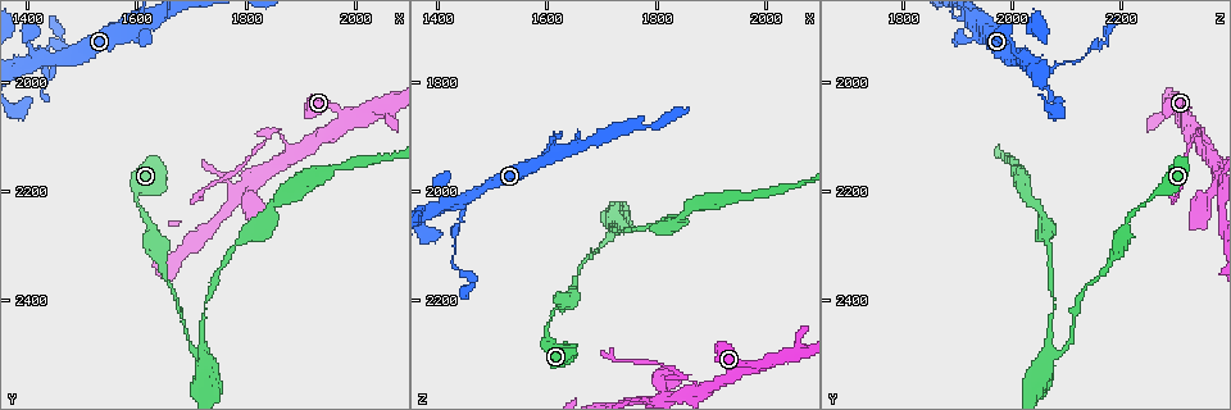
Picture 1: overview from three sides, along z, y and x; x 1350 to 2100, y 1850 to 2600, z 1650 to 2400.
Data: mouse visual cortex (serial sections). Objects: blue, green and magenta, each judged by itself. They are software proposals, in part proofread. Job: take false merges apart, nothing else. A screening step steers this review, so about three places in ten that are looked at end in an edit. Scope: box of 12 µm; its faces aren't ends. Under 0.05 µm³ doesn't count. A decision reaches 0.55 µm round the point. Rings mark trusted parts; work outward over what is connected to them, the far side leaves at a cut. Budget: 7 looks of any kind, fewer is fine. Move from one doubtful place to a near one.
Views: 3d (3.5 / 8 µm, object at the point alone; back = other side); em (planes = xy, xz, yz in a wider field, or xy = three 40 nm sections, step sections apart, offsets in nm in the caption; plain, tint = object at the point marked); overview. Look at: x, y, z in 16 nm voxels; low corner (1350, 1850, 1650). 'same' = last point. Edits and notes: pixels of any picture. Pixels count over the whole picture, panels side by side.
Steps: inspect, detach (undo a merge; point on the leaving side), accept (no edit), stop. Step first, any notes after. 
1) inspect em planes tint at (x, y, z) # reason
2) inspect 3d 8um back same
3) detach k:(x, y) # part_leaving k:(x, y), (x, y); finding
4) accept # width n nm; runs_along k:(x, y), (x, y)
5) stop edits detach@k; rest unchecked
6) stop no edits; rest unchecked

inspect 3d 3.5um at (1845, 2100, 2340) # abrupt turn

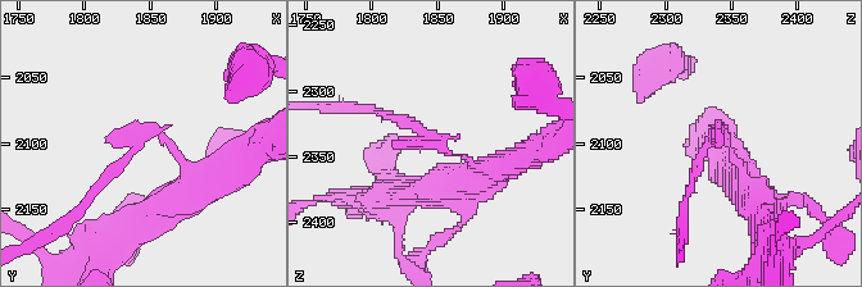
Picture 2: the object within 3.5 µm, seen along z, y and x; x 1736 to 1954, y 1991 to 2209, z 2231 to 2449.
inspect em xy step 2 tint at (1840, 2094, 2340)

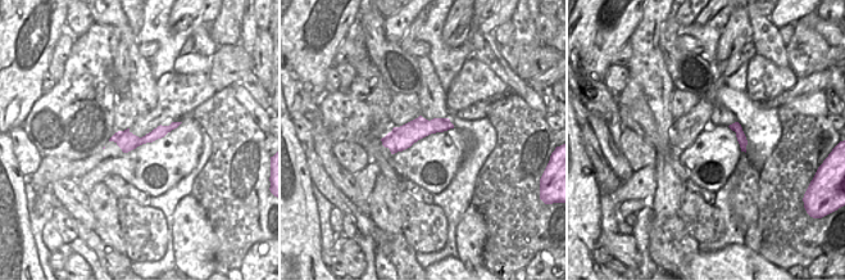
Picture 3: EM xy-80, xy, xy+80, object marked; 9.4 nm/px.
detach 2:(123, 142) # a second cell is stuck on

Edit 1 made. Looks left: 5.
inspect 3d 8um at (1725, 2495, 2075) # three-way junction

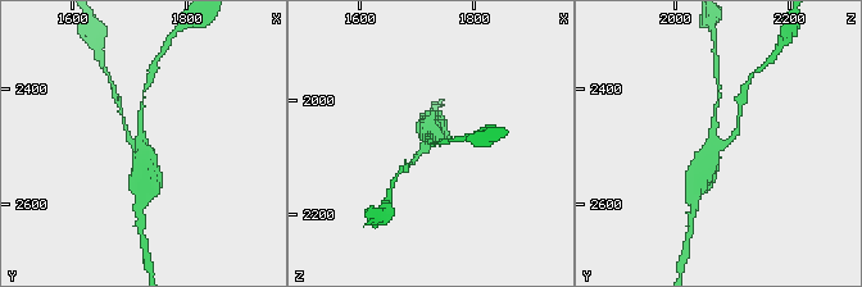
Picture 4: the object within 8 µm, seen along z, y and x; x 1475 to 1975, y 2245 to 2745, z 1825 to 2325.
inspect em xy step 5 tint at (1725, 2495, 2075) # arms 3; arm_widths 150, 150, 600 nm; shape alone is not enough

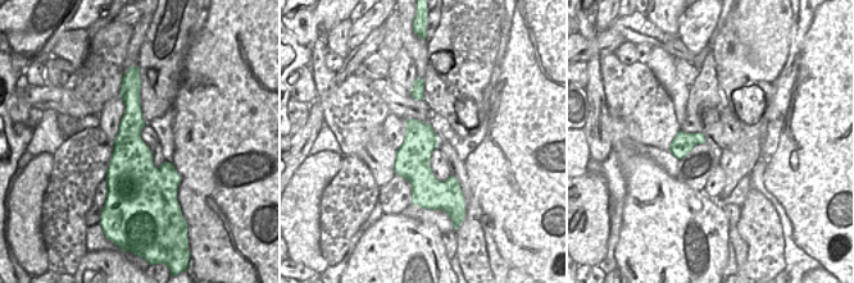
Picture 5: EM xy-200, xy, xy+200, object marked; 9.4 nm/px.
accept # continuous, no second cell

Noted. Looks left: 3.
inspect 3d 3.5um at (1450, 1960, 2020) # thick turns thin

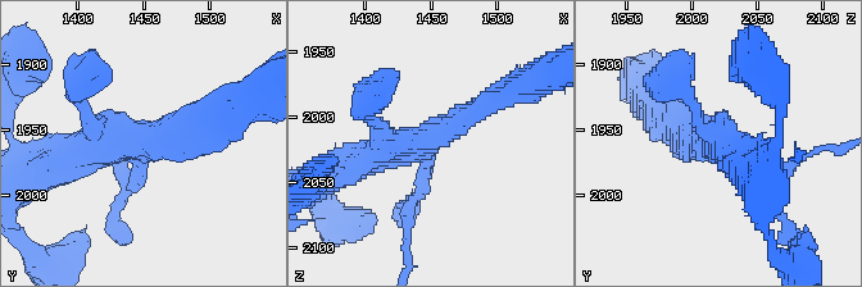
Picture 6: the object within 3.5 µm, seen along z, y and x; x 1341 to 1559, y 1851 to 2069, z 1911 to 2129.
inspect em xy step 2 tint at (1448, 1962, 2020) # arms 4; arm_widths 200, 250, 250, 400 nm; need the tissue

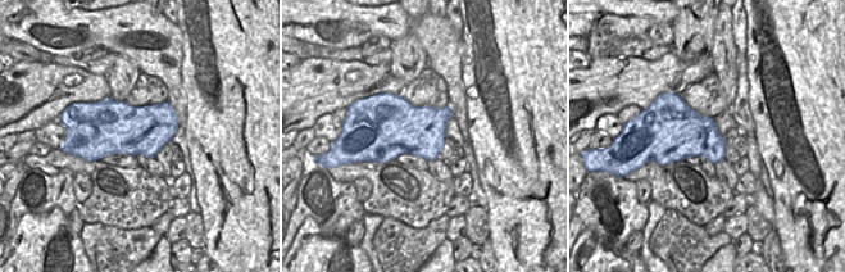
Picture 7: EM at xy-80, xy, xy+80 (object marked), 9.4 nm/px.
inspect em xy step 3 tint same # cut it another way

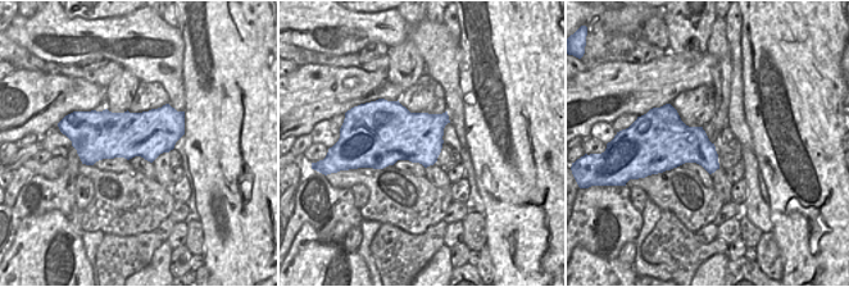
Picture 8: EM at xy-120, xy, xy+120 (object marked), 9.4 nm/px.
detach 6:(114, 209) # part_leaving 6:(423, 181), (408, 206), (408, 267); a second cell is stuck on

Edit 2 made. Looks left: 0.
stop edits detach@2, detach@6; rest unchecked

